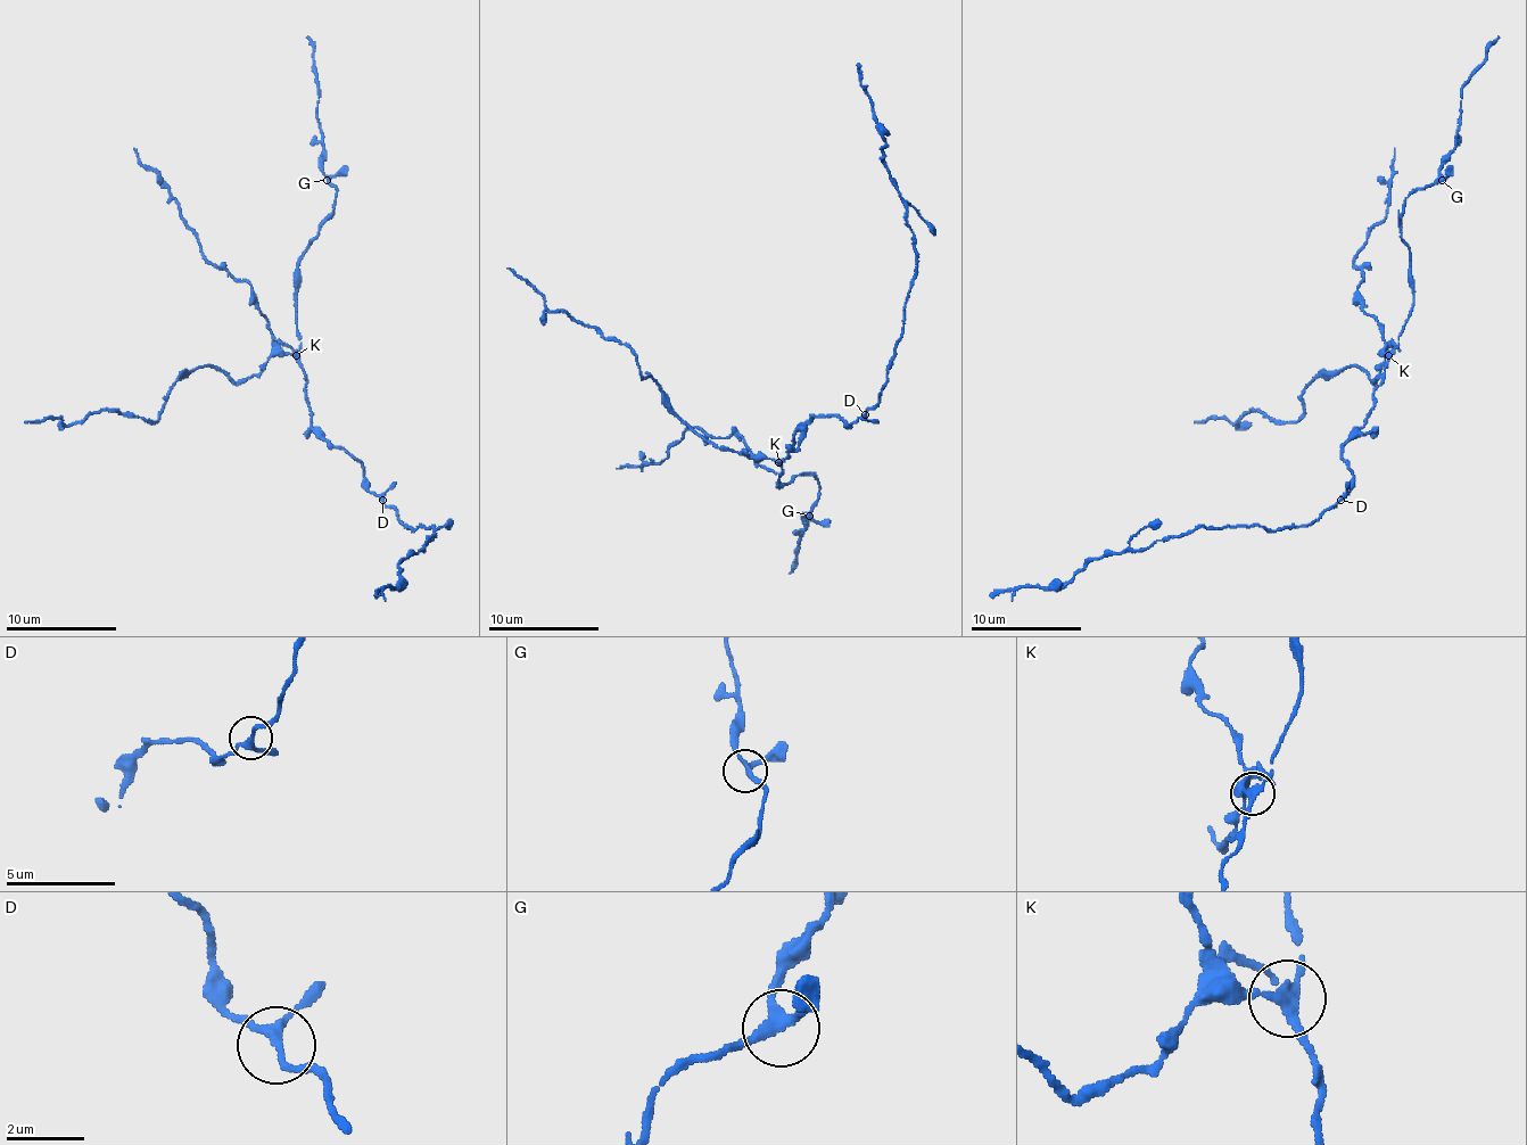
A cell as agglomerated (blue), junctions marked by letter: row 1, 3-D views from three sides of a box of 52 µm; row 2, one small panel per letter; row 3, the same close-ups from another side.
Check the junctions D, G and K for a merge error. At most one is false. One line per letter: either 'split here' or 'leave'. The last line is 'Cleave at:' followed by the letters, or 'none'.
D: leave
G: leave
K: split here
Cleave at: K

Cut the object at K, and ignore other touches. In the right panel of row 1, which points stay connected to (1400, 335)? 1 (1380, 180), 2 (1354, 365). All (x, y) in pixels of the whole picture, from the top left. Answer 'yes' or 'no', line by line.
1: no
2: no

